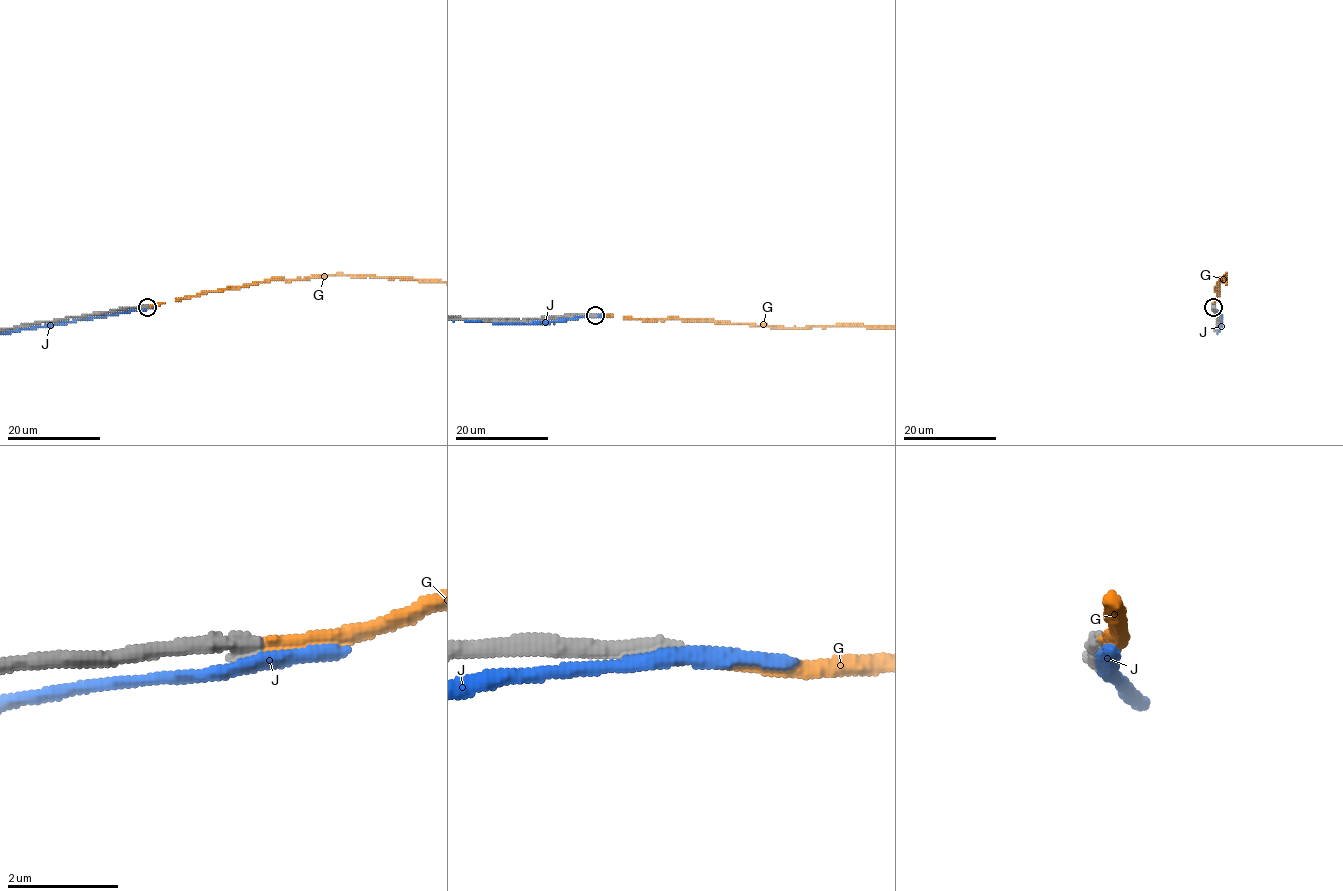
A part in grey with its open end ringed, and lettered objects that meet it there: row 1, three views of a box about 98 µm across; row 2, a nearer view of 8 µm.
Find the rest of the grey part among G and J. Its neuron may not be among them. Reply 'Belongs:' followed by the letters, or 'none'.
Belongs: G

